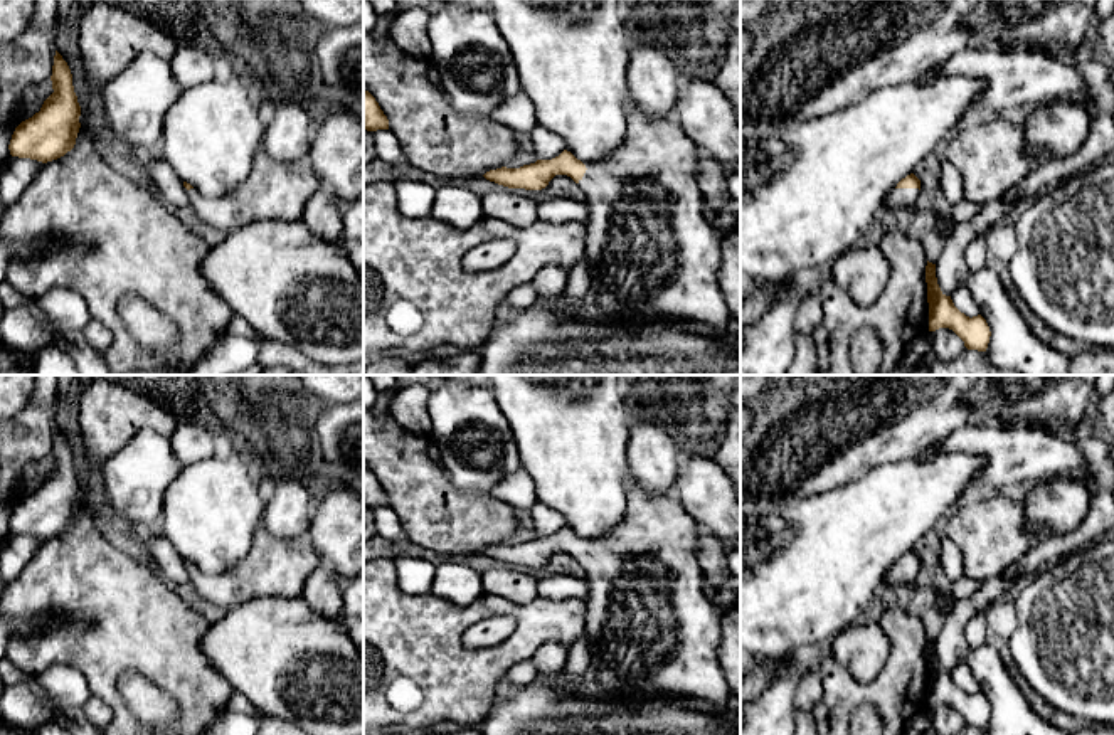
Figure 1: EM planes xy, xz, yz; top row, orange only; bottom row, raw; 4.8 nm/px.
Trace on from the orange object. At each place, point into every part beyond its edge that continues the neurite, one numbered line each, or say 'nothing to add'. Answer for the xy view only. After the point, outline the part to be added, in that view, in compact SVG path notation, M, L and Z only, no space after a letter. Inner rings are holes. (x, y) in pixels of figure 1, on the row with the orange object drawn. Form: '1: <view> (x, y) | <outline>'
1: xy (275, 190) | M257 151L247 178L222 197L188 190L204 227L224 232L261 220L301 220L306 202L321 188L308 160L278 161Z

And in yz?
1: yz (899, 197) | M894 188L887 197L883 209L915 209L919 193L919 188Z

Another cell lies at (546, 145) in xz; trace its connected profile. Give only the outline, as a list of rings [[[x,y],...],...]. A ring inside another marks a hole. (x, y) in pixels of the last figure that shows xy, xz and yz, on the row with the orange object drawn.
[[[538,124],[532,130],[527,146],[537,156],[537,160],[552,160],[565,150],[564,140],[559,135]]]

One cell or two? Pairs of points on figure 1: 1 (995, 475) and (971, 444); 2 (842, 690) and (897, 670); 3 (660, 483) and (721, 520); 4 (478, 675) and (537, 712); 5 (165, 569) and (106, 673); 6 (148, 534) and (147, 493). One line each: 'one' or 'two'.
1: one
2: one
3: two
4: two
5: two
6: two

